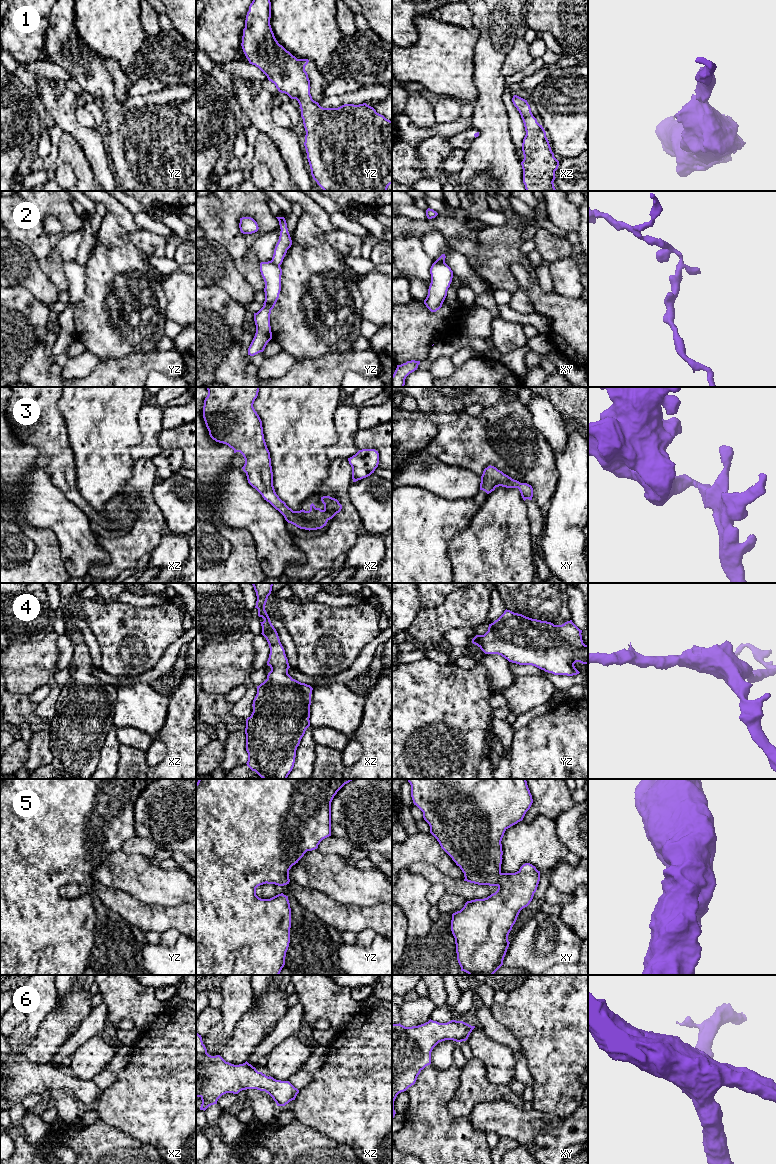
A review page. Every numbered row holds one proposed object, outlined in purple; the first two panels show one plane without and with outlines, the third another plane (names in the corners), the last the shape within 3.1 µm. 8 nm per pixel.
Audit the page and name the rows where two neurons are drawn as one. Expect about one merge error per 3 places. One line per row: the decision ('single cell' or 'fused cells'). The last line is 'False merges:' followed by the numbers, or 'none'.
1: single cell
2: fused cells
3: single cell
4: single cell
5: single cell
6: single cell
False merges: 2

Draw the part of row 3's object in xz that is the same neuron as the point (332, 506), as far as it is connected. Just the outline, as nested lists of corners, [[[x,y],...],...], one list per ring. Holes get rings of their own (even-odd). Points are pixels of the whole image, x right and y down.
[[[206,387],[208,395],[204,400],[203,418],[210,437],[216,442],[228,445],[234,453],[240,452],[245,464],[242,467],[246,473],[248,483],[255,488],[276,510],[278,510],[288,523],[300,529],[317,530],[326,526],[342,509],[342,505],[330,496],[321,497],[324,509],[316,508],[312,503],[310,510],[293,511],[276,494],[273,486],[273,472],[271,466],[270,452],[267,448],[262,421],[255,411],[253,404],[258,396],[260,387]]]

